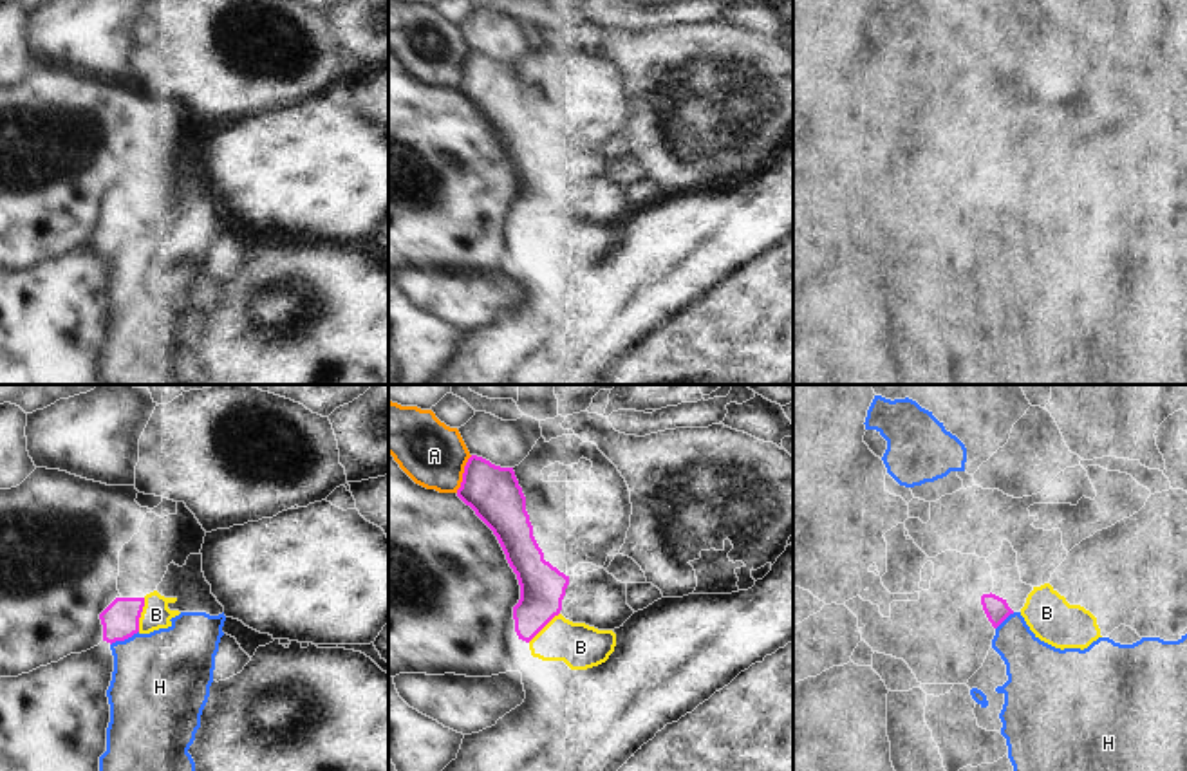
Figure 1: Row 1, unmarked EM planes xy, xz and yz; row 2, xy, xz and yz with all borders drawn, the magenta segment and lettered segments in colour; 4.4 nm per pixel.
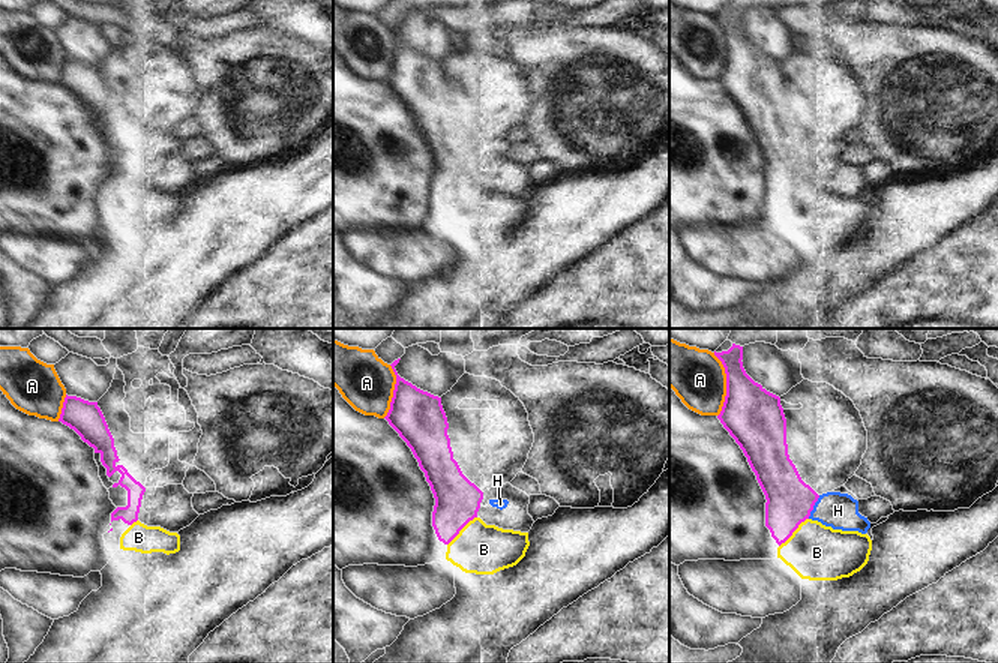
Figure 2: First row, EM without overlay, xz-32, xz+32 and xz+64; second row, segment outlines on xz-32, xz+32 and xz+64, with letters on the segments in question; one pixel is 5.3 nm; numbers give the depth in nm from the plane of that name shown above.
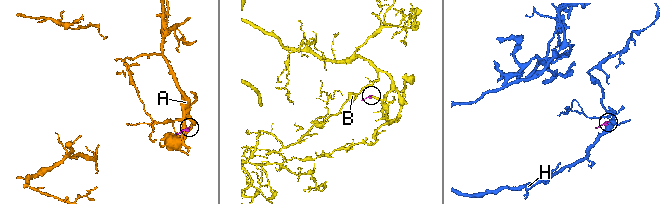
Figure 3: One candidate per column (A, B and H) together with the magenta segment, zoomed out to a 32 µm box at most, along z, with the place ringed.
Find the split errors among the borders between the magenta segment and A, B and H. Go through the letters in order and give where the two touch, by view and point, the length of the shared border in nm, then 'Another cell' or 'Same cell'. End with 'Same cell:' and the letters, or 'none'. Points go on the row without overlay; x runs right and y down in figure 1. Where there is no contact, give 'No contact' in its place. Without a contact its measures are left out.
A: Touches magenta at xz (463, 69). Shared border 180 nm. Another cell
B: Touches magenta at xy (140, 210). Shared border 160 nm. Same cell
H: Touches magenta at xy (123, 235). Shared border 140 nm. Another cell
Same cell: B

